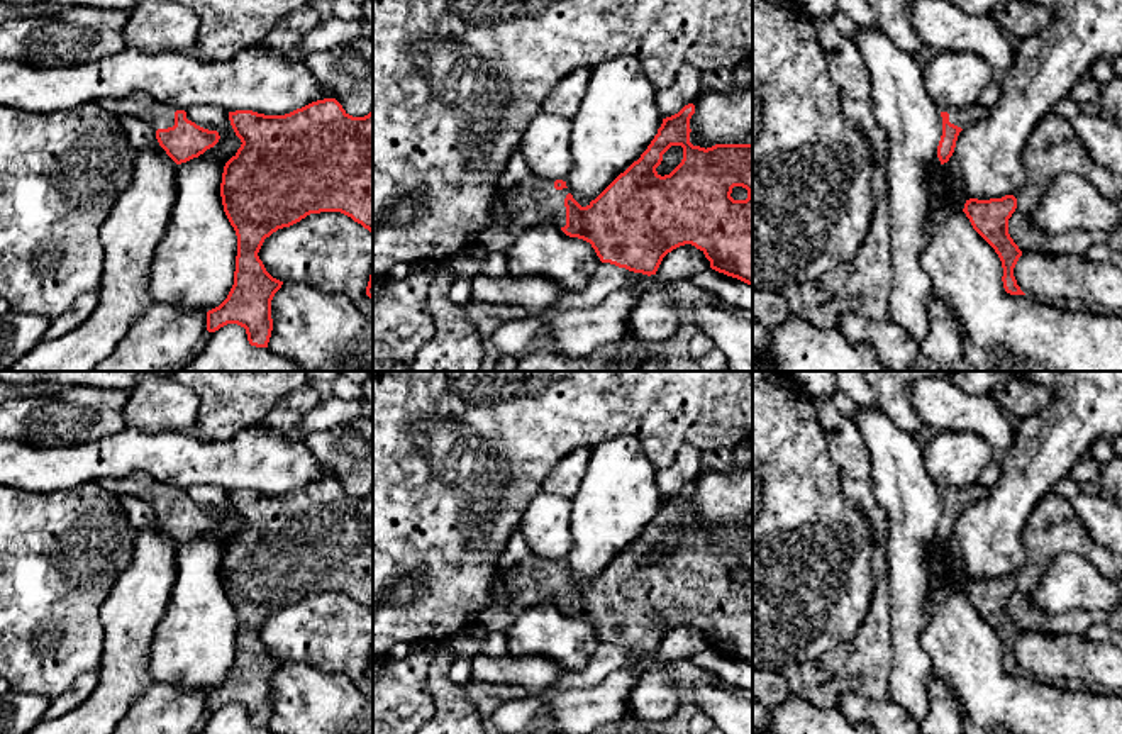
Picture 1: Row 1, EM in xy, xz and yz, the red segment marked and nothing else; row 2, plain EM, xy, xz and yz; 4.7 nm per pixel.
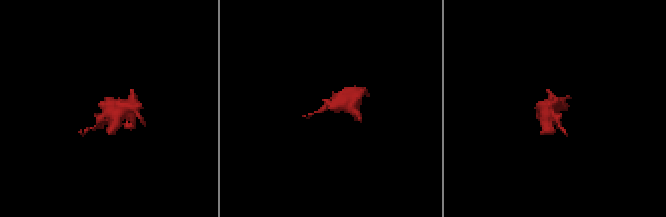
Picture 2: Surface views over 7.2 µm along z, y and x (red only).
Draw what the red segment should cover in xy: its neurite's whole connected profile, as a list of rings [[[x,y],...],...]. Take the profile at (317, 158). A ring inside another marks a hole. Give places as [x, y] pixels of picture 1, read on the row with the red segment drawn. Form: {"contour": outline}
{"contour": [[[324,98],[285,115],[236,110],[229,112],[229,120],[242,144],[224,166],[220,197],[237,236],[237,256],[234,285],[227,298],[207,312],[207,331],[215,332],[227,324],[237,324],[246,329],[251,346],[268,348],[273,331],[271,300],[283,281],[273,278],[258,256],[264,239],[320,212],[341,212],[373,232],[373,108],[364,117],[353,117],[336,98]]]}

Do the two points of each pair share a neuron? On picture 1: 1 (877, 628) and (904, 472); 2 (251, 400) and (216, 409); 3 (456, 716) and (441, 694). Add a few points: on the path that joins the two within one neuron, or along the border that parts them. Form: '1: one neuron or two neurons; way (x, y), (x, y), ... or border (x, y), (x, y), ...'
1: two neurons; border (887, 524), (887, 587), (890, 604)
2: one neuron; way (243, 400), (231, 400), (224, 407)
3: one neuron; way (453, 711), (446, 699)

